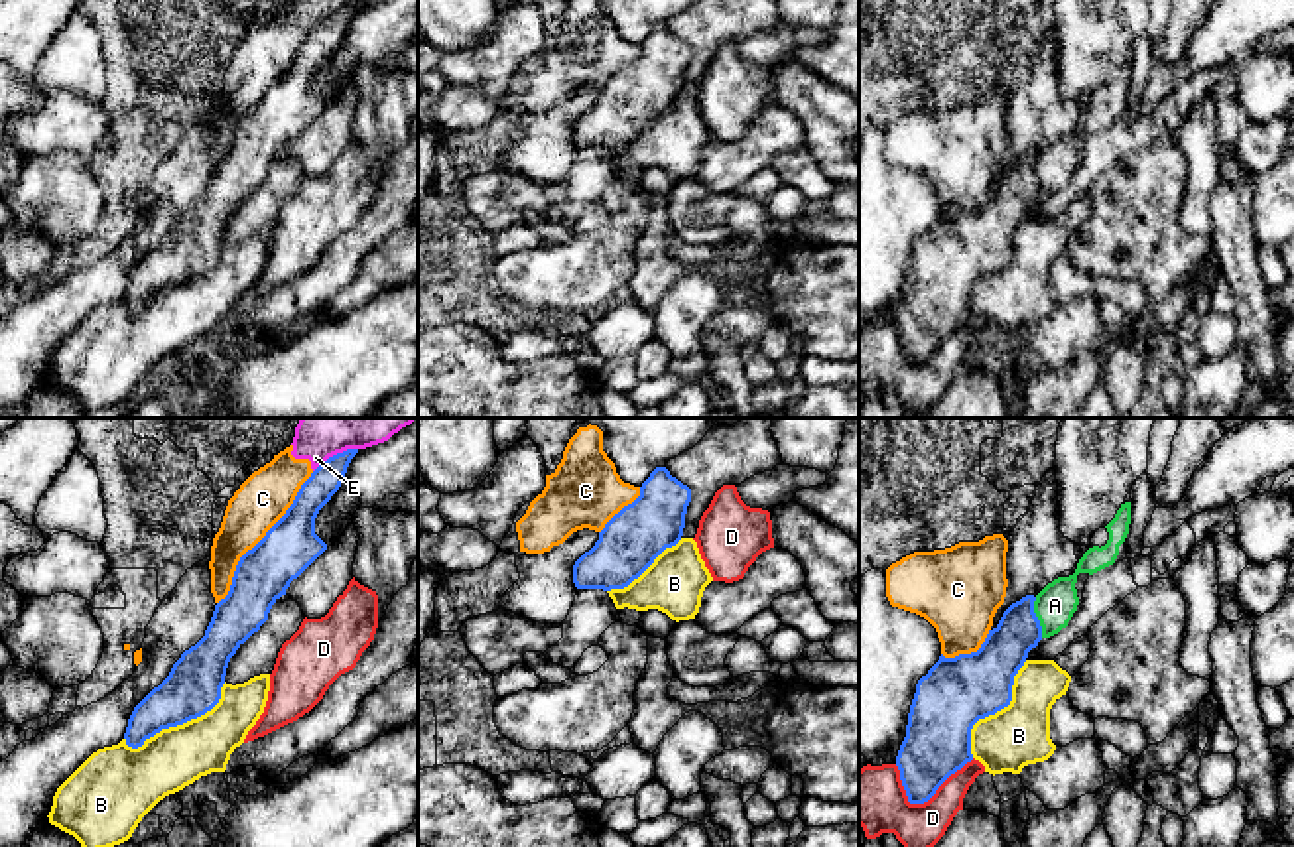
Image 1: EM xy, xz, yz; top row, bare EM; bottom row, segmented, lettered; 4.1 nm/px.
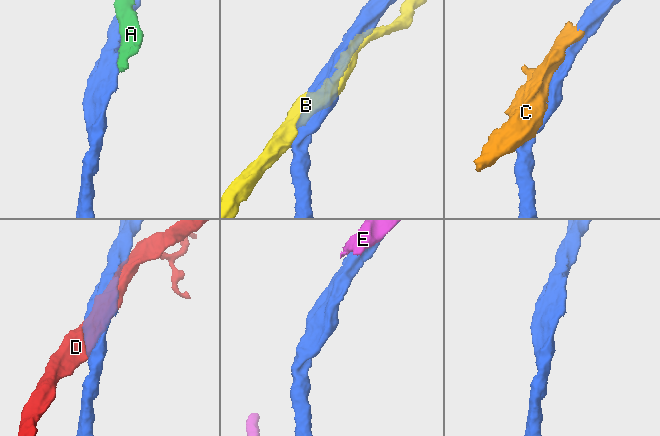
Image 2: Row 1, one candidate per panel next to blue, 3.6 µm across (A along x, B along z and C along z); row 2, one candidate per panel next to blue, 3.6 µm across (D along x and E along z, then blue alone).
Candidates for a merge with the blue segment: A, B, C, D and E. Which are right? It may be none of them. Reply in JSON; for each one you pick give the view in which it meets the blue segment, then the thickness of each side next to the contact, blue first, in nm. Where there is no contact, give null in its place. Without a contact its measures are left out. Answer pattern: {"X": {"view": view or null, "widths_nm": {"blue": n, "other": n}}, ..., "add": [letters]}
{"add": []}

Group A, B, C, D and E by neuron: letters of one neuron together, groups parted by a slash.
A / B / C E / D

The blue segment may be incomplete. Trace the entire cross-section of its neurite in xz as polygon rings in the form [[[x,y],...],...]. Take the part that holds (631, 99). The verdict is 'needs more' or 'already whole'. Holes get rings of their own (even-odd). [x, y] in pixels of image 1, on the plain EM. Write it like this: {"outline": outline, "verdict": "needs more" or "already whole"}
{"outline": [[[656,26],[640,45],[640,55],[615,73],[595,104],[573,124],[577,148],[624,148],[654,118],[676,104],[685,87],[691,47]]], "verdict": "already whole"}

